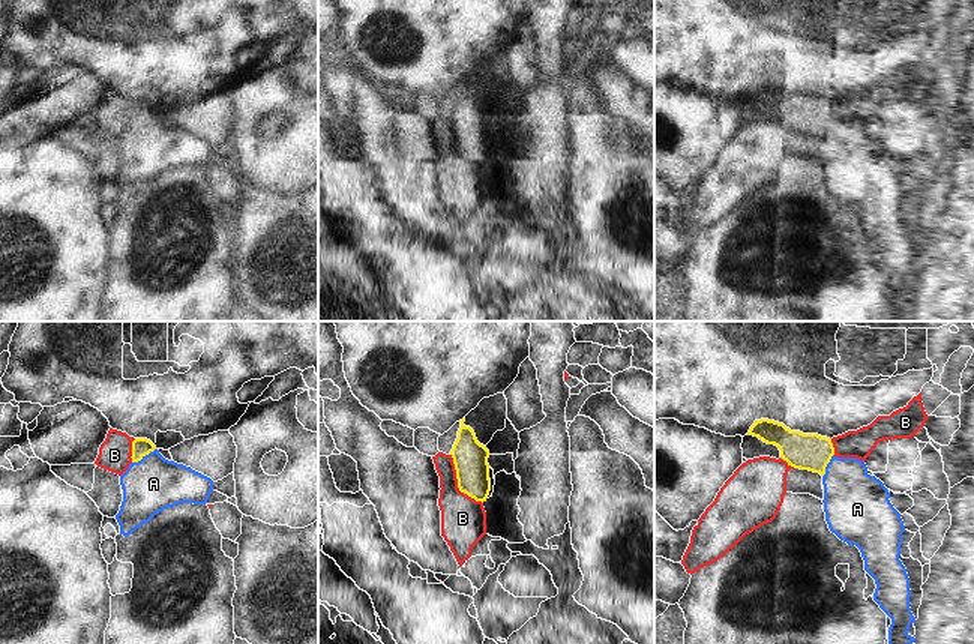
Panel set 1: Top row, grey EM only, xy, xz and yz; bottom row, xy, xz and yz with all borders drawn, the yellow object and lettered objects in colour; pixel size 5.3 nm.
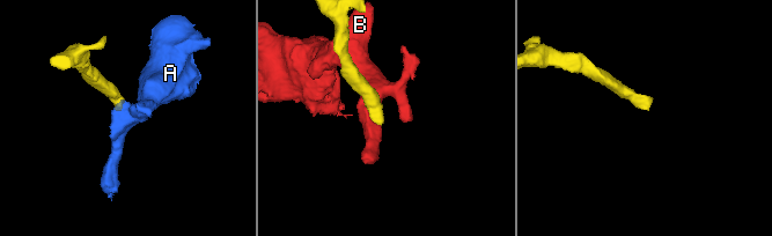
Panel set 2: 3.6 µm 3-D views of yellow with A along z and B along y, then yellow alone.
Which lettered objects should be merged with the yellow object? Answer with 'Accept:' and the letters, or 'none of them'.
Accept: A

